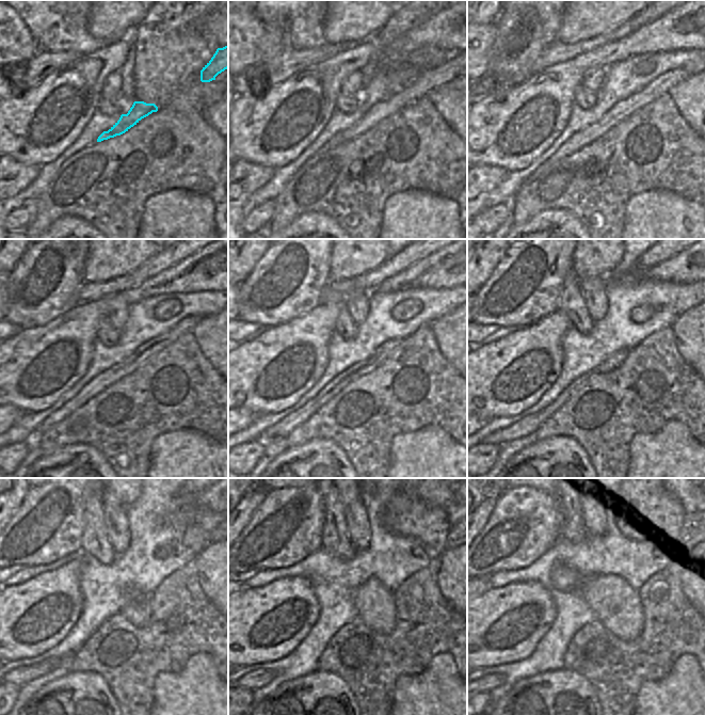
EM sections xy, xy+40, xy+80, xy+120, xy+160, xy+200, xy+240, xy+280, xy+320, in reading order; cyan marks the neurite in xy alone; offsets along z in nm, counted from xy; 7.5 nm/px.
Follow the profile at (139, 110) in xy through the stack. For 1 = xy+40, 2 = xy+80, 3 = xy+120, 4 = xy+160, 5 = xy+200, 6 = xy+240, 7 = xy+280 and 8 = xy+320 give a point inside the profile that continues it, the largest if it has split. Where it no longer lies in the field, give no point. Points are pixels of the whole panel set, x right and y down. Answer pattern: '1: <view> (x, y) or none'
1: xy+40 (429, 80)
2: xy+80 (661, 84)
3: xy+120 (142, 353)
4: xy+160 (281, 430)
5: xy+200 (529, 424)
6: xy+240 (20, 676)
7: xy+280 (259, 678)
8: xy+320 (489, 682)

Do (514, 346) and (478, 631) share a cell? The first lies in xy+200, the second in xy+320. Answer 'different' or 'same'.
same

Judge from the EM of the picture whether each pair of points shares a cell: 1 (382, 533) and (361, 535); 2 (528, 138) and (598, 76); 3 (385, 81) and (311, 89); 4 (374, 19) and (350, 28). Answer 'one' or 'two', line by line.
1: two
2: two
3: two
4: one

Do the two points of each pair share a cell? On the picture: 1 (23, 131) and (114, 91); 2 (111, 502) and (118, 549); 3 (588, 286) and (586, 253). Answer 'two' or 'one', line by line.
1: two
2: one
3: two

